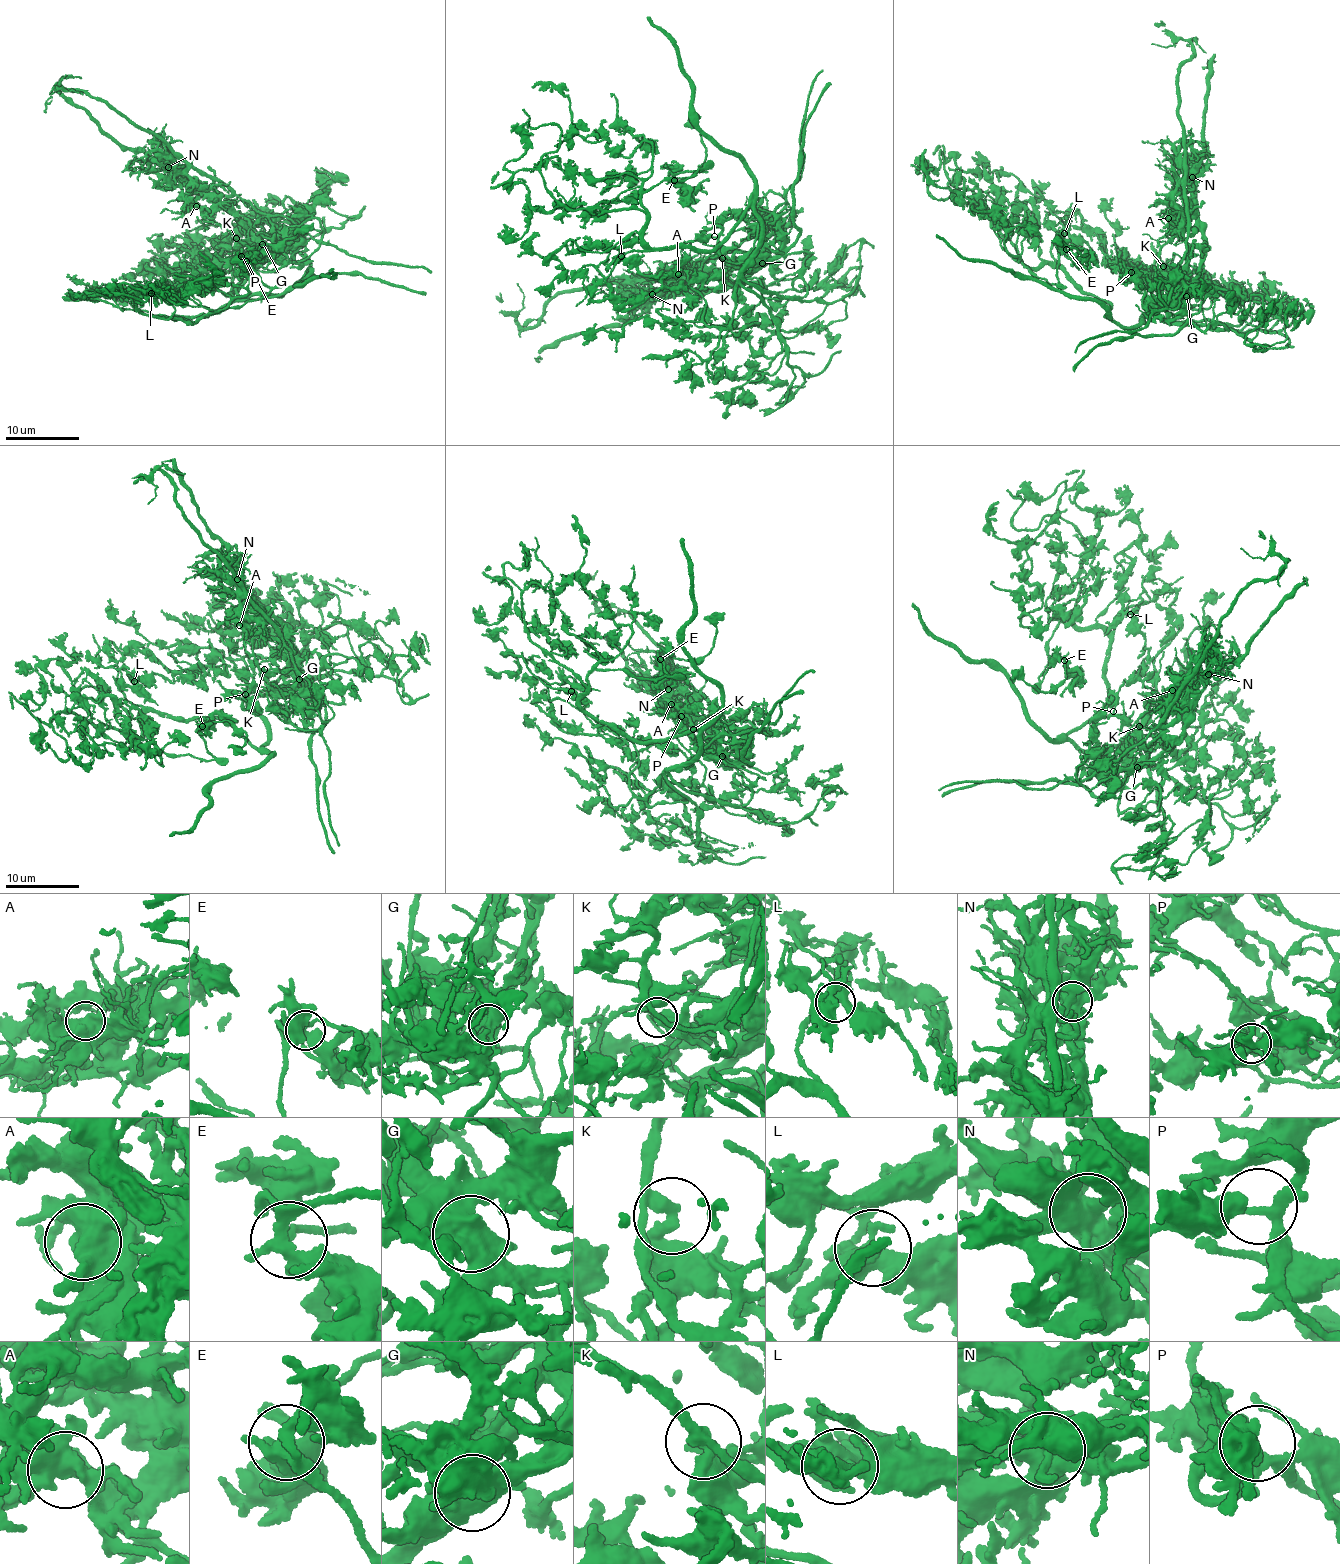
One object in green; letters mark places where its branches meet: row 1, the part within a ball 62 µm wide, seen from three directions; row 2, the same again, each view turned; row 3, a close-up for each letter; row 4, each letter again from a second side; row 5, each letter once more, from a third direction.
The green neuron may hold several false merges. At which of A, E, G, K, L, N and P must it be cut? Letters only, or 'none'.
G, K, N

